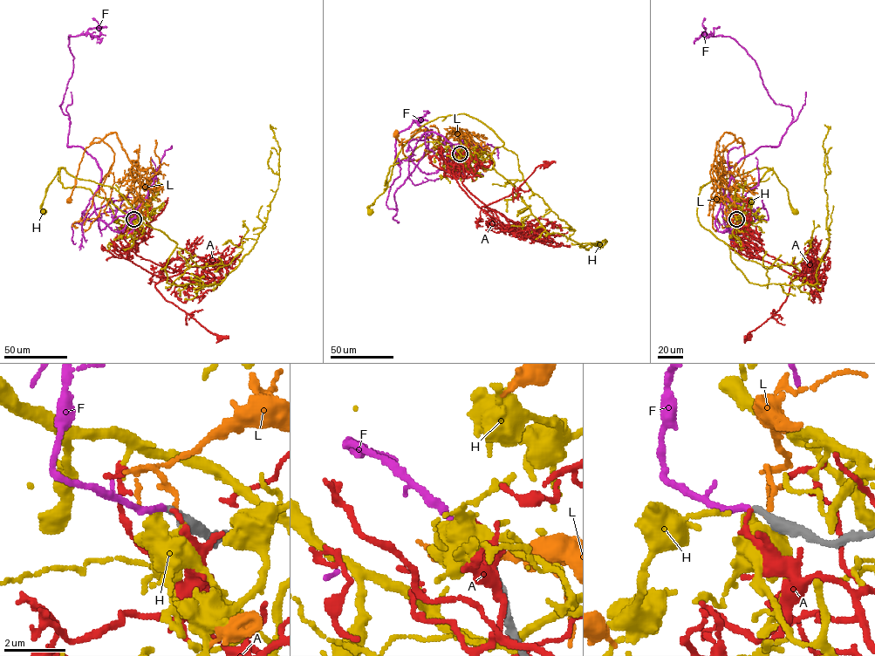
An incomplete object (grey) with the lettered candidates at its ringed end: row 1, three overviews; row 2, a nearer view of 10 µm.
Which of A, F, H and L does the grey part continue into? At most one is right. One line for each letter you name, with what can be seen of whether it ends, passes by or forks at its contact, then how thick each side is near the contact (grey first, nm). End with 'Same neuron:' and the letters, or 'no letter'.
F: it ends | 240/220 nm
Same neuron: F

